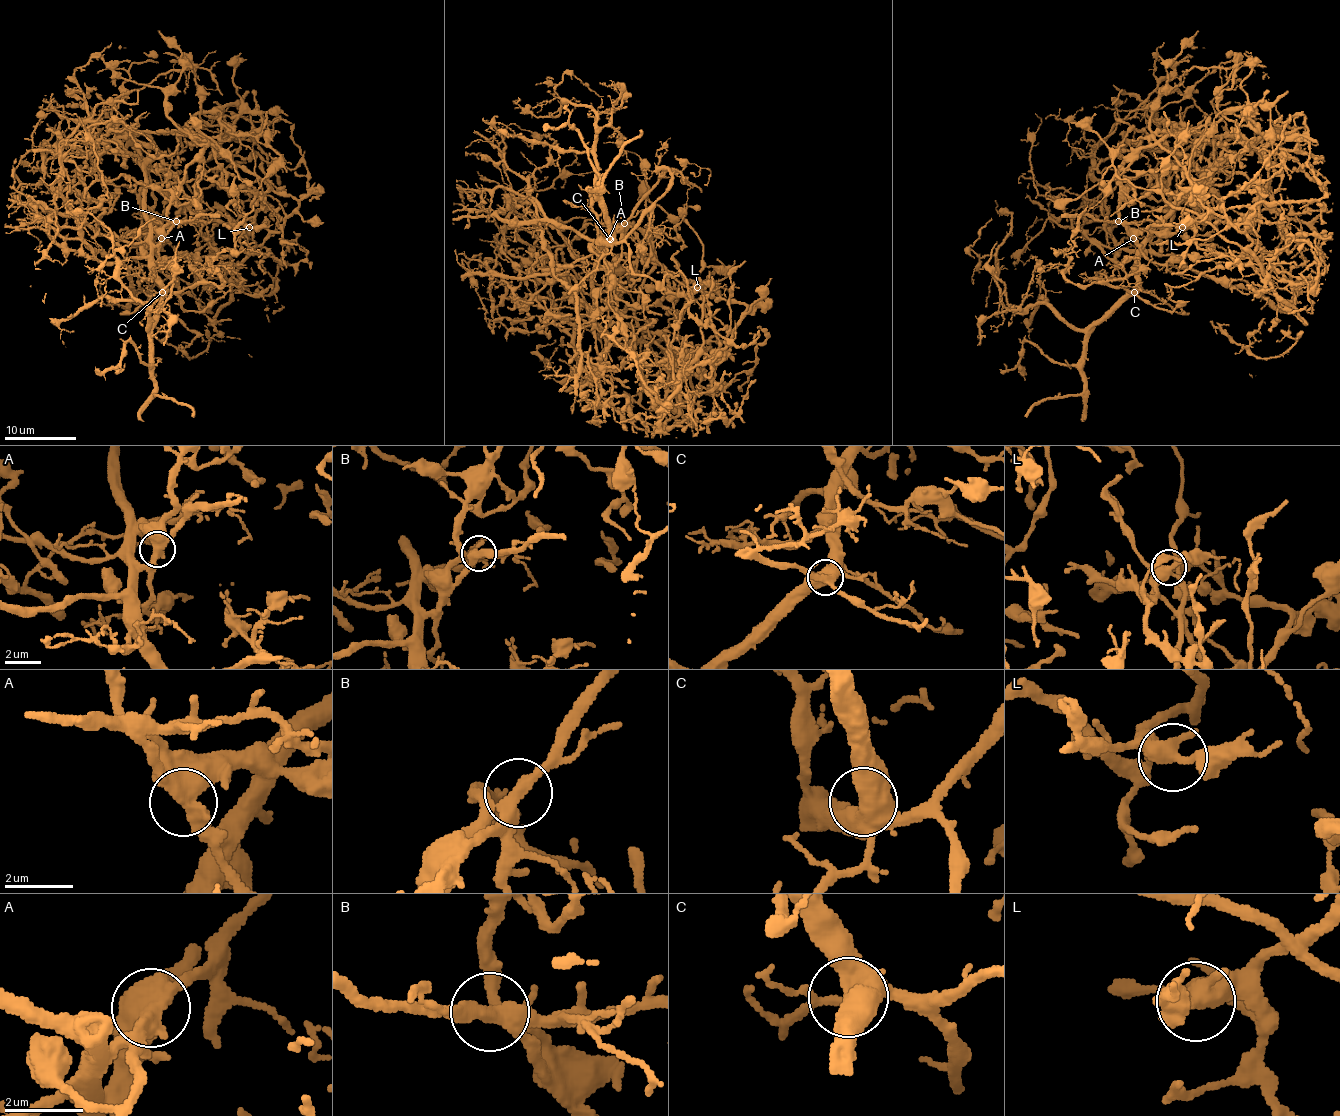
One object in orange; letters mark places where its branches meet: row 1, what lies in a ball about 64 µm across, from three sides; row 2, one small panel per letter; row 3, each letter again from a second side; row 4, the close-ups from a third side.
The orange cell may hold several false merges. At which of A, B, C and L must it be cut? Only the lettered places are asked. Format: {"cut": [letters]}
{"cut": ["A", "B"]}

